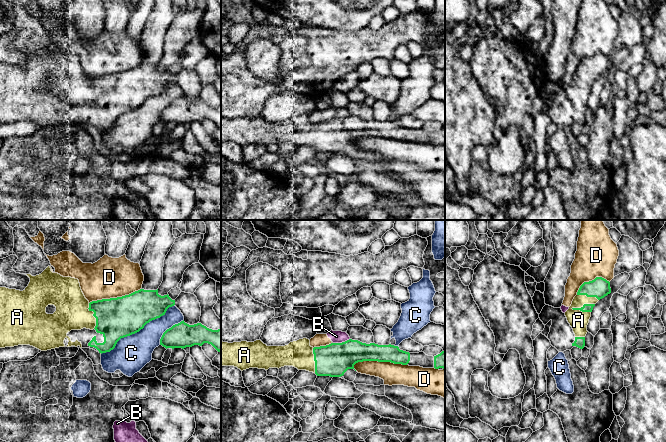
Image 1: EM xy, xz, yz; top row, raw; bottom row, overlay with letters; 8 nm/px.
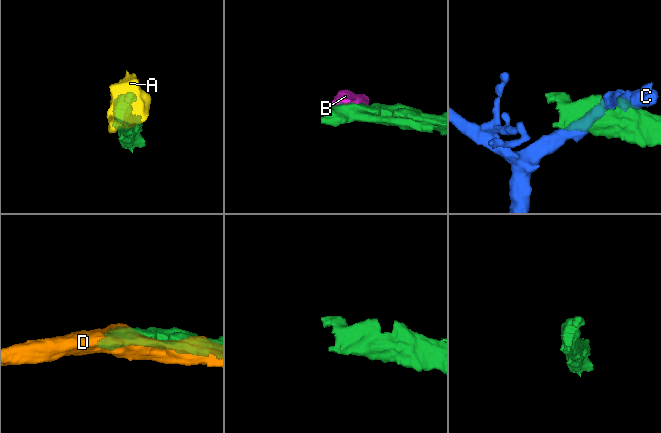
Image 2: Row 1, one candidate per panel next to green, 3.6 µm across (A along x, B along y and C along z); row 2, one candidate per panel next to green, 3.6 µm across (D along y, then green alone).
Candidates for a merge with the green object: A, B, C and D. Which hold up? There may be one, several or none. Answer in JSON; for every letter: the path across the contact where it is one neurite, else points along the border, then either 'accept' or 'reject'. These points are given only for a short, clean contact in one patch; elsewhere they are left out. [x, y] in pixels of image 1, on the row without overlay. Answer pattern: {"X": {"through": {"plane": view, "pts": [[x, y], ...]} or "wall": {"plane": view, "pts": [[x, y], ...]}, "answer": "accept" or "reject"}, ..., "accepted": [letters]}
{"A": {"answer": "accept"}, "B": {"wall": {"plane": "xz", "pts": [[349, 114], [333, 119]]}, "answer": "reject"}, "C": {"answer": "reject"}, "D": {"answer": "reject"}, "accepted": ["A"]}

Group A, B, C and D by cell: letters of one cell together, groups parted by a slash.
A / B D / C

